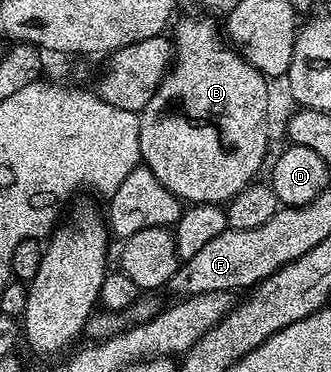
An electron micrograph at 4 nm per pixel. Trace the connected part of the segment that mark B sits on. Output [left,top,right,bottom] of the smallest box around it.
[139,18,270,205]

